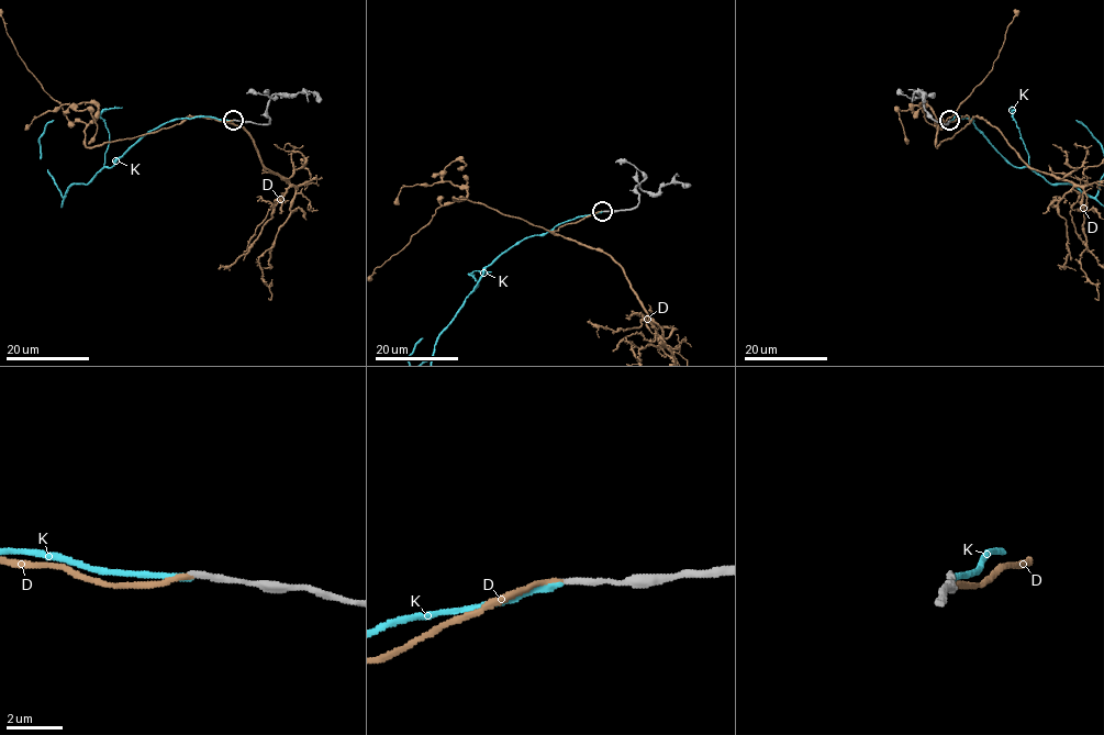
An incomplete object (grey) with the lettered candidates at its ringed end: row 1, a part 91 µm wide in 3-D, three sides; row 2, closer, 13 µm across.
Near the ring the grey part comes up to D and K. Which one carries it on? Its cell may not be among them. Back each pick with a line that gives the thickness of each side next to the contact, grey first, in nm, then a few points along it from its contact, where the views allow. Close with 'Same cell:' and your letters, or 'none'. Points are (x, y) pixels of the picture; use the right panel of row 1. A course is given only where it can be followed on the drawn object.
D: Thickness 240 nm (grey) against 180 nm
Same cell: D

